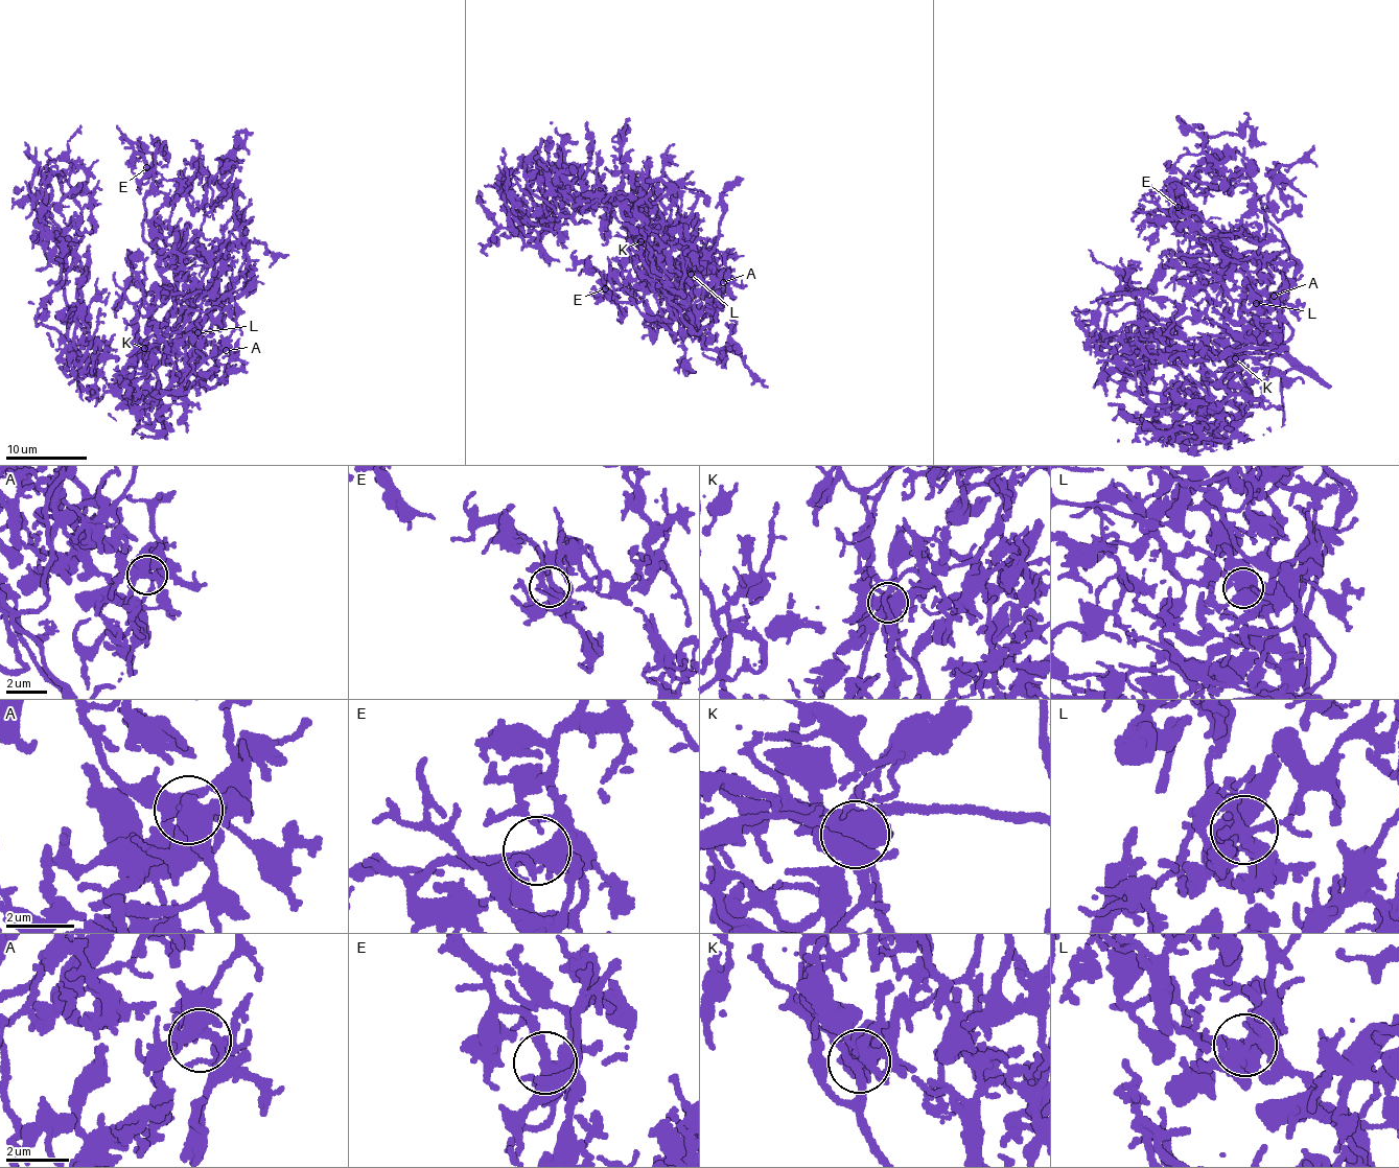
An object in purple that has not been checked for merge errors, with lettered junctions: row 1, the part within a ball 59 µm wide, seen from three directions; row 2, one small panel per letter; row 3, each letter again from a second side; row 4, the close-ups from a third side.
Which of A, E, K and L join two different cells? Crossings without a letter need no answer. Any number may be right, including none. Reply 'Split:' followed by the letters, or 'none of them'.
Split: none of them

